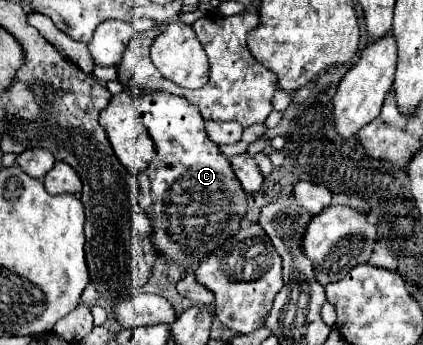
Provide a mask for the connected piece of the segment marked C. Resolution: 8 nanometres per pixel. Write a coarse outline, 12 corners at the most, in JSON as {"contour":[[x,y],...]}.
{"contour":[[129,90],[158,151],[138,175],[154,245],[196,265],[246,193],[184,97]]}

